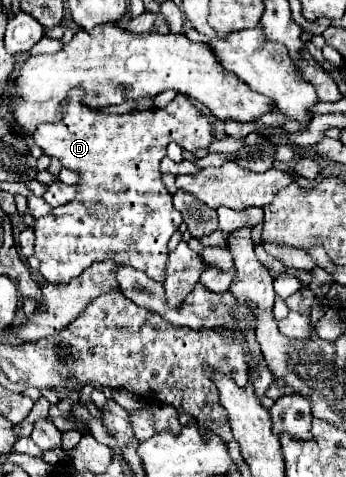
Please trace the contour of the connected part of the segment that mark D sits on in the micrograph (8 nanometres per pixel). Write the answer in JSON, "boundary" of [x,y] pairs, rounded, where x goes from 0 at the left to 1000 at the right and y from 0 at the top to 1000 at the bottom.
{"boundary":[[[202,193],[197,218],[162,256],[116,260],[95,291],[127,323],[162,329],[185,352],[231,365],[225,407],[208,423],[150,436],[133,453],[104,461],[104,541],[116,545],[116,570],[145,595],[197,595],[214,579],[231,579],[272,549],[324,545],[341,558],[382,558],[422,570],[439,587],[474,591],[474,566],[486,549],[486,503],[526,470],[520,444],[497,432],[497,407],[462,377],[457,344],[480,327],[480,306],[503,294],[532,314],[566,319],[601,310],[613,289],[613,264],[584,235],[572,235],[538,201],[509,201],[480,226],[439,226],[376,239],[283,239],[231,218],[237,193]]]}

